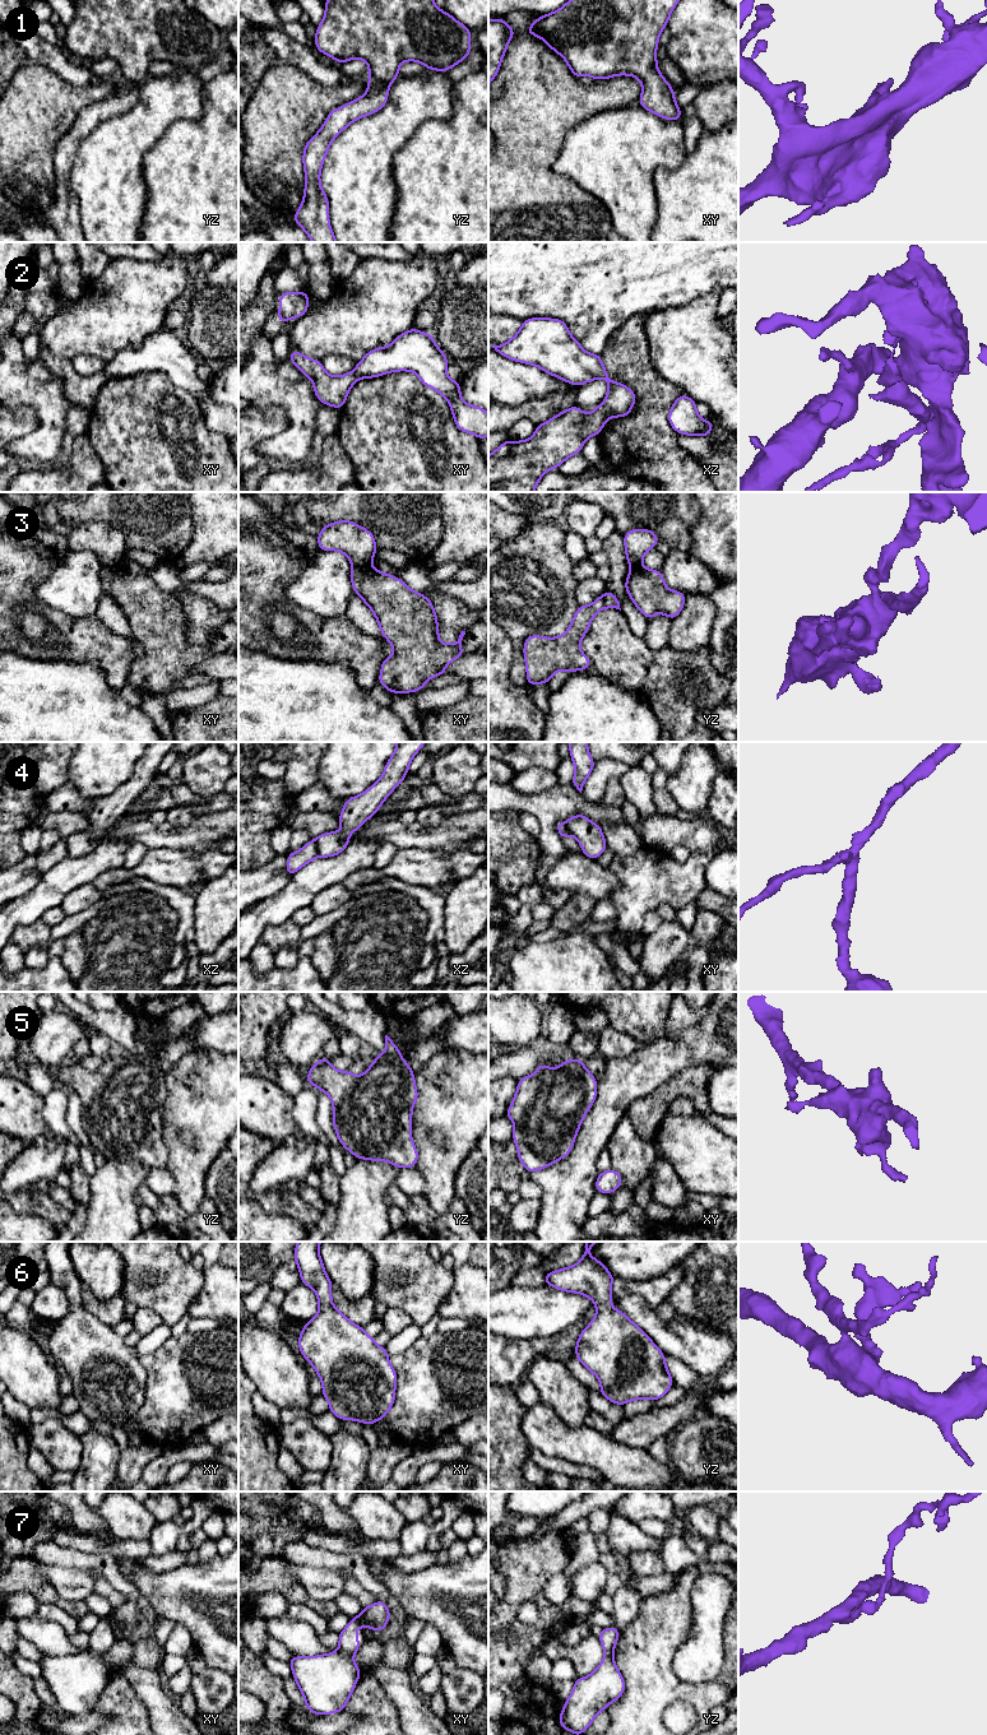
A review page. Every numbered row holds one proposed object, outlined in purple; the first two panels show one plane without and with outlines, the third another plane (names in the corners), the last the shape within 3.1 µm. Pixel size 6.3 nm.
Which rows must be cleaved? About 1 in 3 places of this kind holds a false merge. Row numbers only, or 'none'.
2, 3, 4, 7

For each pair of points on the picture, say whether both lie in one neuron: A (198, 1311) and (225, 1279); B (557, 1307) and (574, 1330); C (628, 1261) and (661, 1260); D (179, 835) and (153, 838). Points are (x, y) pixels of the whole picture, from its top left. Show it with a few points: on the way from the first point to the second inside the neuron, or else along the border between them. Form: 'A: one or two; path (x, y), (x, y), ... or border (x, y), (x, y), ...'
A: one; path (205, 1303), (222, 1286)
B: two; border (594, 1307), (585, 1311), (565, 1330), (543, 1337)
C: one; path (635, 1263), (642, 1260), (653, 1260)
D: one; path (172, 836), (160, 836)

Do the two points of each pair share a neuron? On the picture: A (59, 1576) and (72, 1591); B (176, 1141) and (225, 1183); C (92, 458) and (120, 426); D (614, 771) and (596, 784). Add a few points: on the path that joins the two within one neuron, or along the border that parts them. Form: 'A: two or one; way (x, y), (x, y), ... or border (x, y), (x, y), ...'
A: one; way (63, 1580), (70, 1587)
B: two; border (225, 1146), (208, 1172), (205, 1195)
C: two; border (87, 434), (92, 448), (105, 468), (107, 478)
D: one; way (610, 771), (599, 780)

